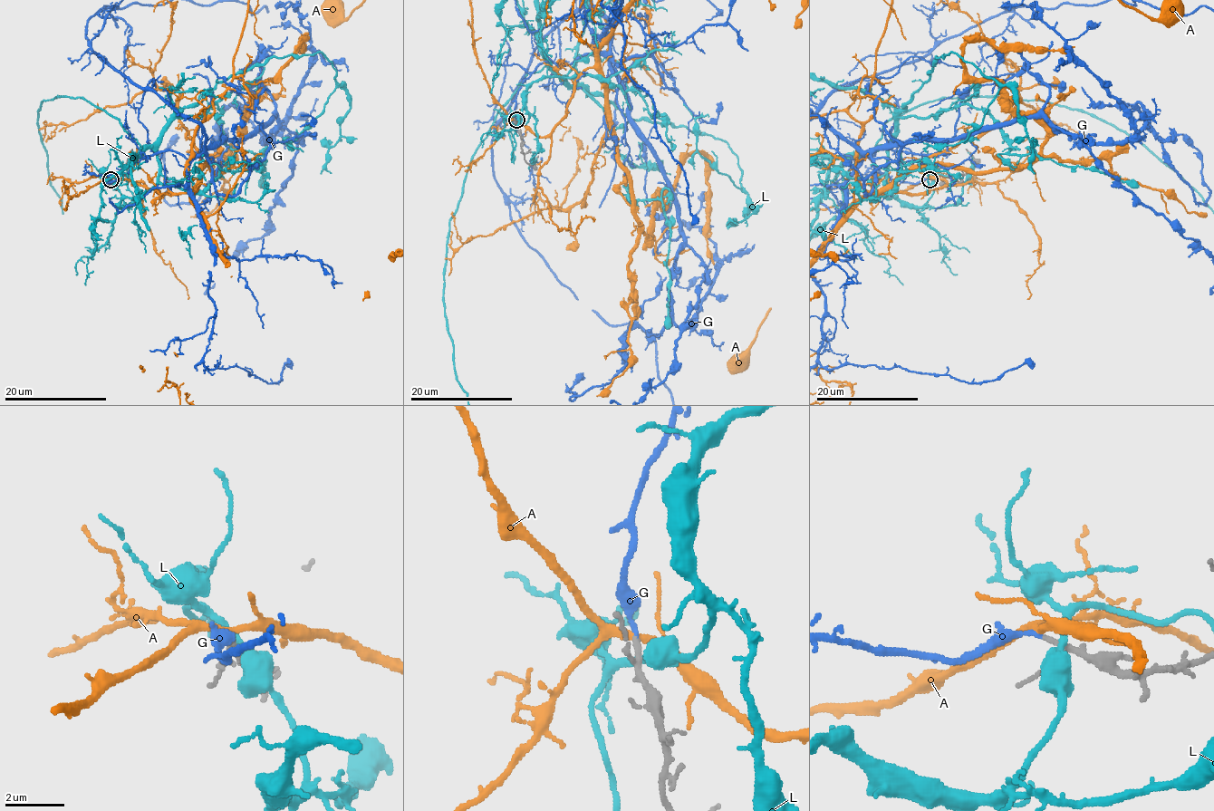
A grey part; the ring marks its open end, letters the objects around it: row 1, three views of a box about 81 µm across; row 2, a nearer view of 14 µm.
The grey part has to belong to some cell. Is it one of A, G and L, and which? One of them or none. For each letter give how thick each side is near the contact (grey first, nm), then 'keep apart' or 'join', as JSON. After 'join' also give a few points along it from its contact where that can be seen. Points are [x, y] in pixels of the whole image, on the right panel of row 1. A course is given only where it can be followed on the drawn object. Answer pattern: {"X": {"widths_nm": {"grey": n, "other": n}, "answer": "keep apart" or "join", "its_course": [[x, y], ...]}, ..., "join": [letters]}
{"A": {"widths_nm": {"grey": 130, "other": 240}, "answer": "keep apart"}, "G": {"widths_nm": {"grey": 130, "other": 120}, "answer": "join"}, "L": {"widths_nm": {"grey": 200, "other": 320}, "answer": "keep apart"}, "join": ["G"]}

